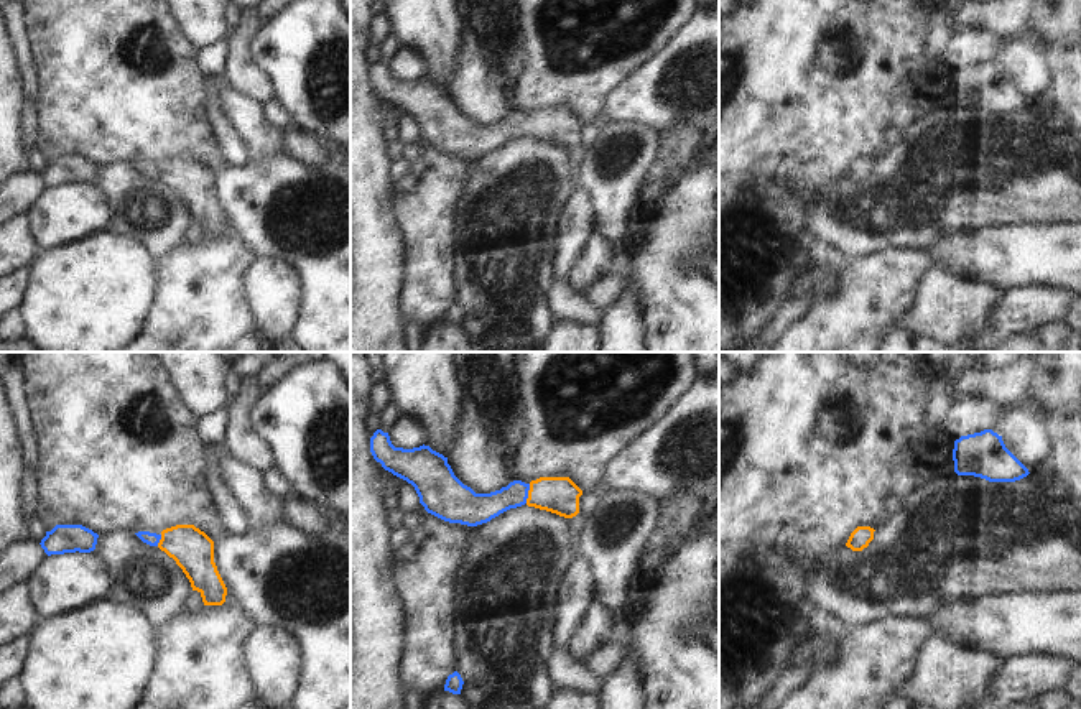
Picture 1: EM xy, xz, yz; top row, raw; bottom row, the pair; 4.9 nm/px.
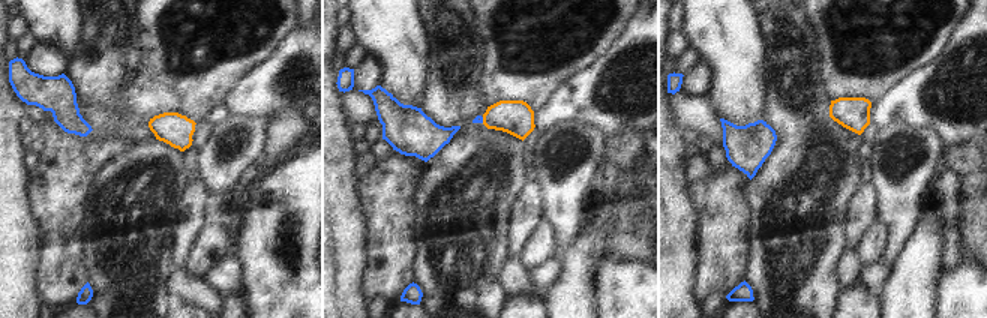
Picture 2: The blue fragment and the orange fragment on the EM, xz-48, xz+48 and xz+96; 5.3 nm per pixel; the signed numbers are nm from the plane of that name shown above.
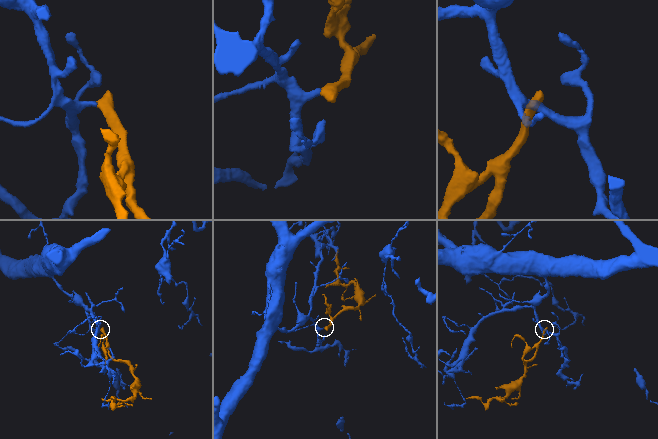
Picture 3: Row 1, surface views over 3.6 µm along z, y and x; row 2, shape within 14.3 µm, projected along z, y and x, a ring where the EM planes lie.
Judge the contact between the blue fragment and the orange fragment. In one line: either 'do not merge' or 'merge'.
merge

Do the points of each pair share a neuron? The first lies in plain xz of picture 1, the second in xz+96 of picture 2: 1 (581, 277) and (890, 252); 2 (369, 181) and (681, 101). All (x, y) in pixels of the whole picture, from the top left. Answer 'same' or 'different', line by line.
1: different
2: different

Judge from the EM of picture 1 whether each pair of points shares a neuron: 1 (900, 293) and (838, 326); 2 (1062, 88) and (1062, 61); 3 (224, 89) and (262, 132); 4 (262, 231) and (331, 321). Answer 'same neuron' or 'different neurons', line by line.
1: same neuron
2: same neuron
3: same neuron
4: same neuron

